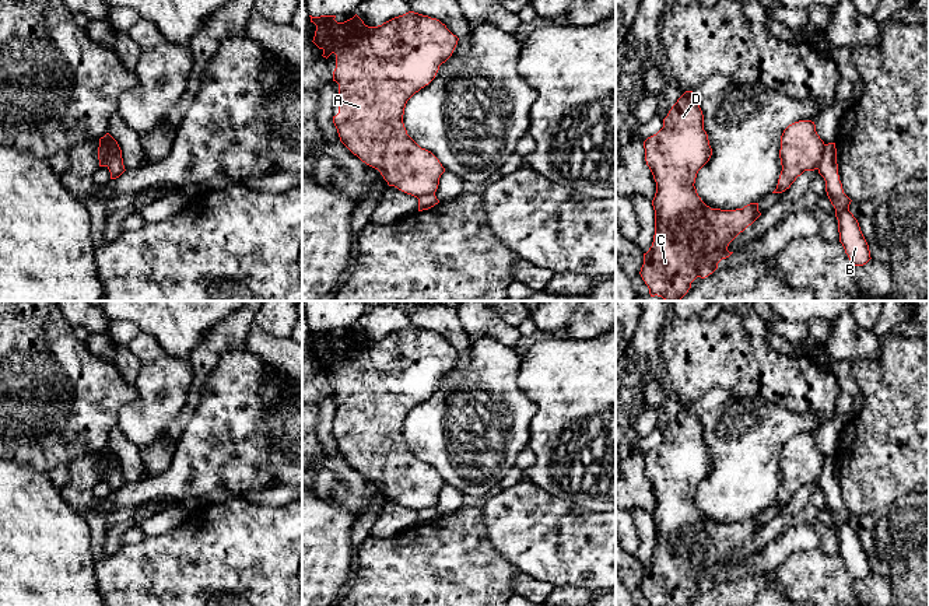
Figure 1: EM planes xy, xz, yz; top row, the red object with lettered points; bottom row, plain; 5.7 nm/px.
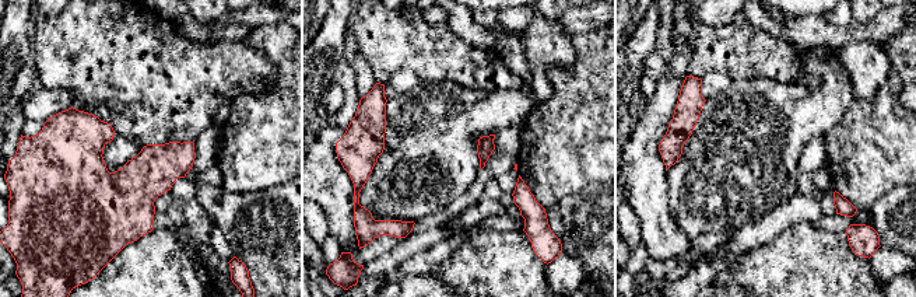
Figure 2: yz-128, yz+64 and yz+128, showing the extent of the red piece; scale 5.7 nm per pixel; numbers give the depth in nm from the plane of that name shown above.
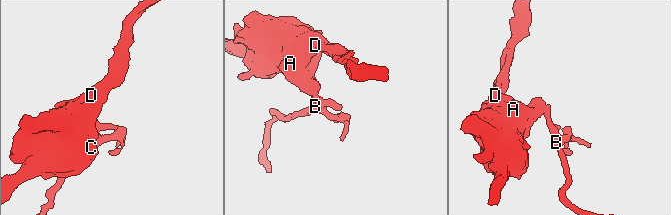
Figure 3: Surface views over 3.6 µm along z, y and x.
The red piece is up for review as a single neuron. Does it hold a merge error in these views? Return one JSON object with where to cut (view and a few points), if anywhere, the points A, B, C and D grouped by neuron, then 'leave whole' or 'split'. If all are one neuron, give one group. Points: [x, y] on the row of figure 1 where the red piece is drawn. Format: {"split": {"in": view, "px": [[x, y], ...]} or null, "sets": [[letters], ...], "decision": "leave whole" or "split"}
{"split": {"in": "yz", "px": [[826, 144], [817, 168]]}, "sets": [["A", "C", "D"], ["B"]], "decision": "split"}

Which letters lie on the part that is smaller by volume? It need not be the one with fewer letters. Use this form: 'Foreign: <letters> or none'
Foreign: B

